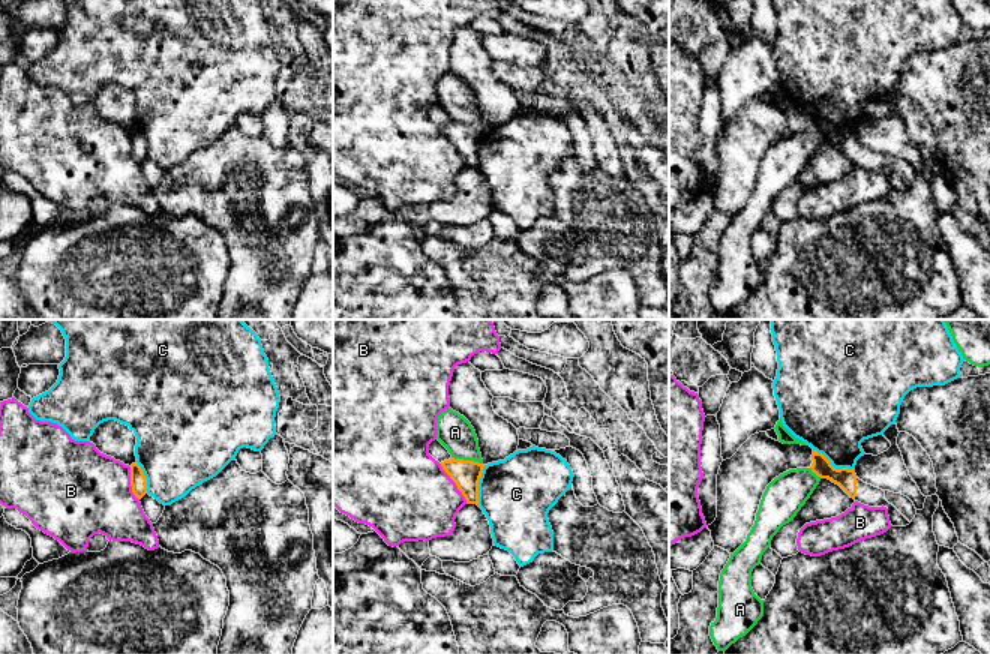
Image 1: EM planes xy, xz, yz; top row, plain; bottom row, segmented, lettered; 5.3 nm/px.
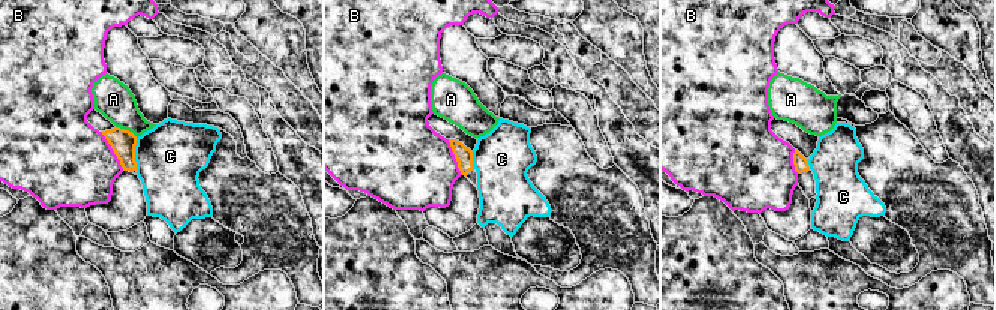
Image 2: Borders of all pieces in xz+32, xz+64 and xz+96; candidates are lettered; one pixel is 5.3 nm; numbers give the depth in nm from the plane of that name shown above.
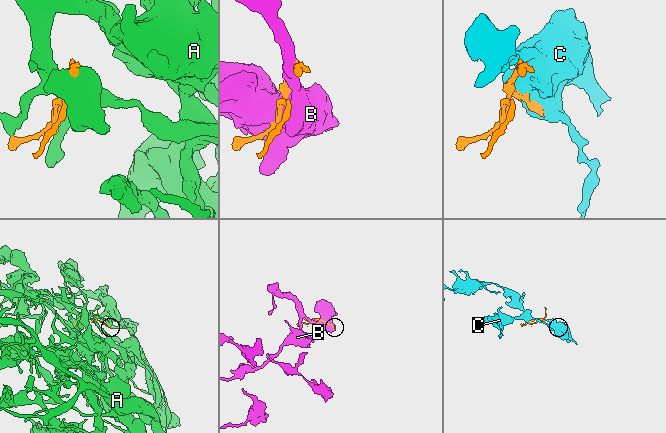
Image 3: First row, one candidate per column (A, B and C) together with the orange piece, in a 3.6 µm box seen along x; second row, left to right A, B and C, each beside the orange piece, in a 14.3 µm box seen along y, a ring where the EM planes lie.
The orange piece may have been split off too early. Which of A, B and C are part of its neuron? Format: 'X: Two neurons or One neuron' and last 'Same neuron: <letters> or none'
A: Two neurons
B: Two neurons
C: Two neurons
Same neuron: none

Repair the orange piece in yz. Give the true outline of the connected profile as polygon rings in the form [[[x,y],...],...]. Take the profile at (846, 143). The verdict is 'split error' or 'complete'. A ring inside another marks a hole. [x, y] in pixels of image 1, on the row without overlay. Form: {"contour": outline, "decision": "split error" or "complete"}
{"contour": [[[813,114],[812,135],[820,141],[838,148],[850,162],[868,171],[886,171],[892,190],[906,190],[916,178],[914,166],[902,159],[890,154],[882,154],[860,144],[854,134],[834,132],[831,126]]], "decision": "split error"}

